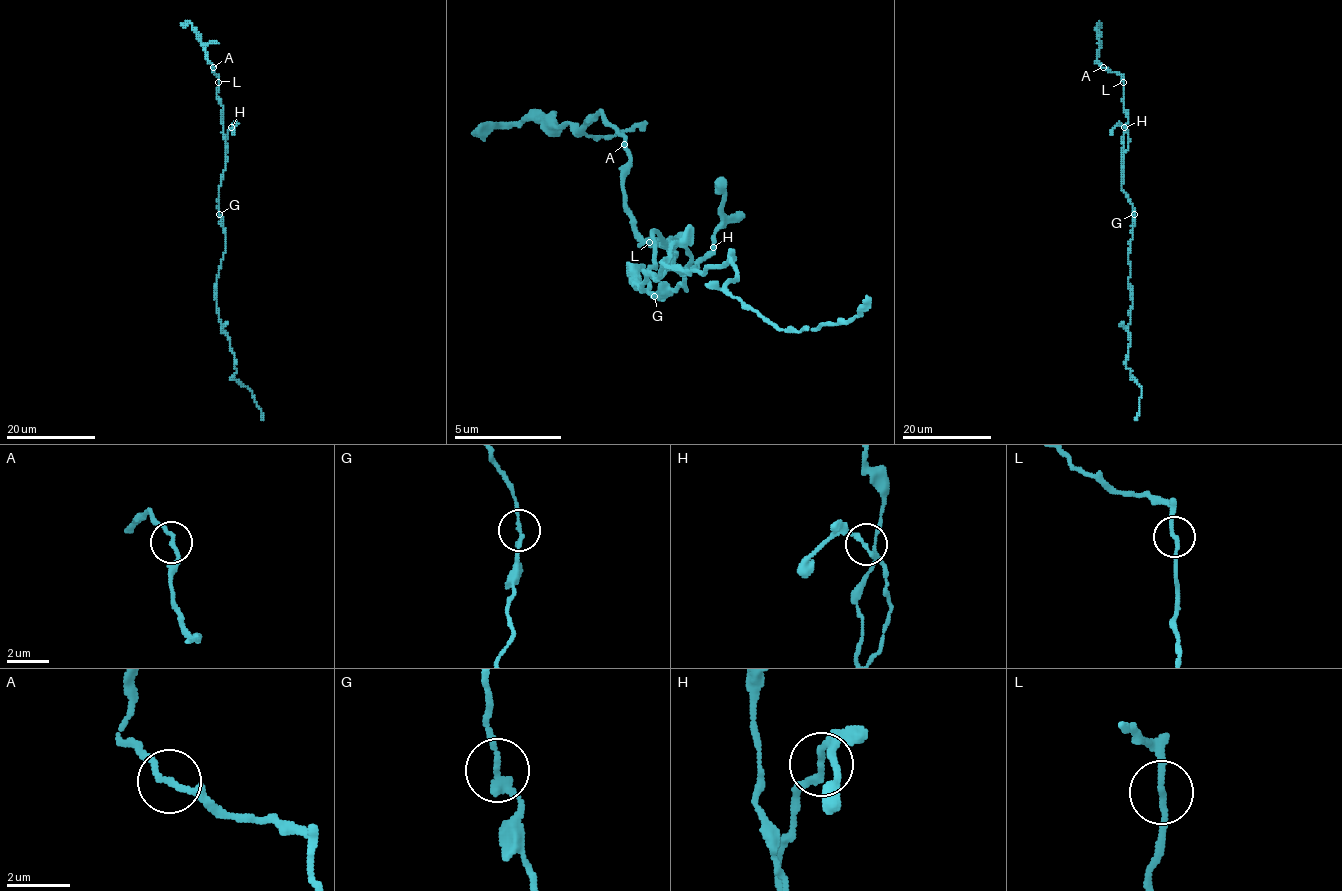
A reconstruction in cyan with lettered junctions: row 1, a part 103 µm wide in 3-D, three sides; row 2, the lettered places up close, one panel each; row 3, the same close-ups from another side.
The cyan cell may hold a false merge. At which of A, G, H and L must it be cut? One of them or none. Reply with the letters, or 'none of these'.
none of these

